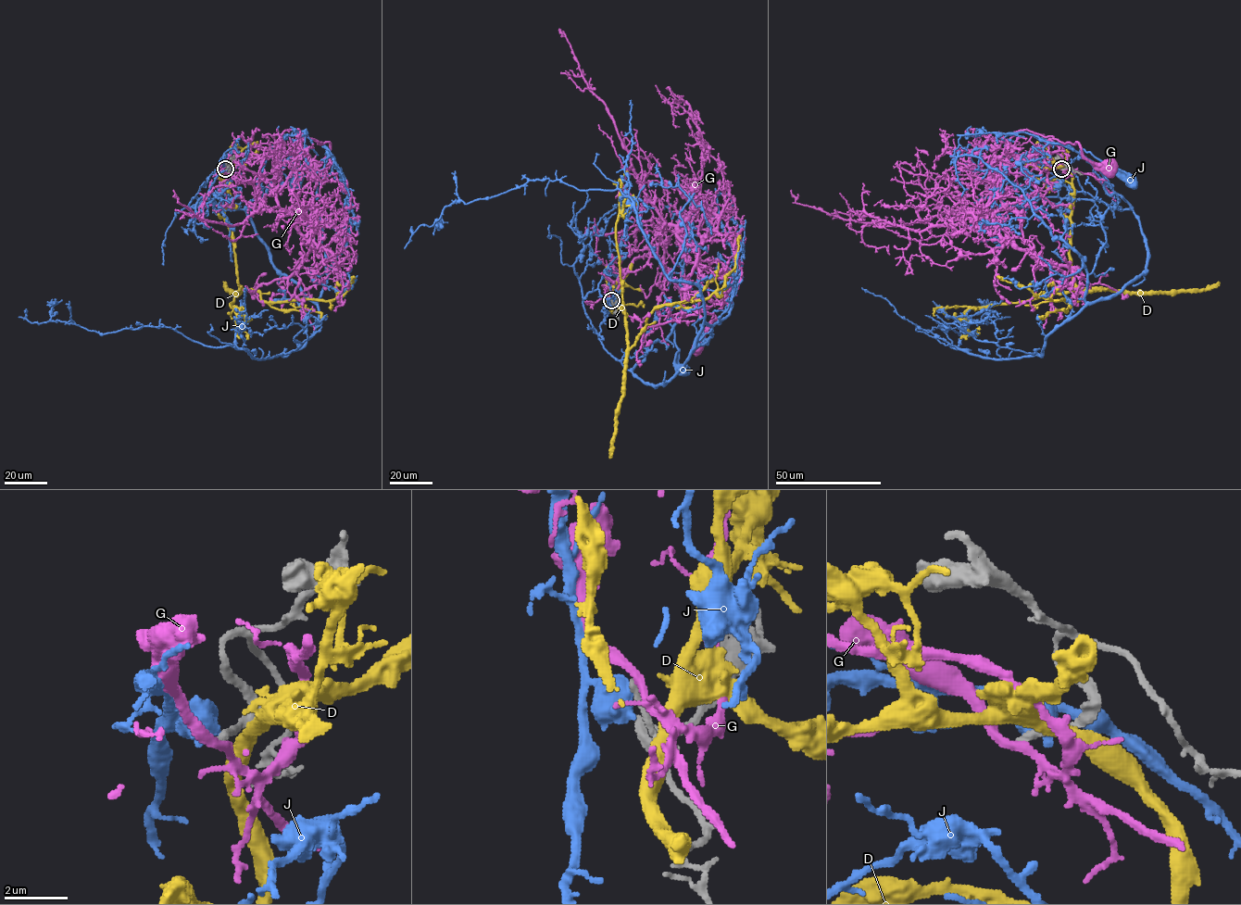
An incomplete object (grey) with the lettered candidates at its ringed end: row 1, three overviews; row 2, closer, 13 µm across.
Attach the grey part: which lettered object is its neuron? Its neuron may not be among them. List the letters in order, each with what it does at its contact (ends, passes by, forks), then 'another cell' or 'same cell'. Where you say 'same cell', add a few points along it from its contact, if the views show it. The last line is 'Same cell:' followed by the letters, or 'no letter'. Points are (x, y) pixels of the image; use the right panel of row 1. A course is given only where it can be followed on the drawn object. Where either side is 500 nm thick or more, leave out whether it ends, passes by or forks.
D: it passes by | another cell
G: it forks | another cell
J: another cell
Same cell: no letter

